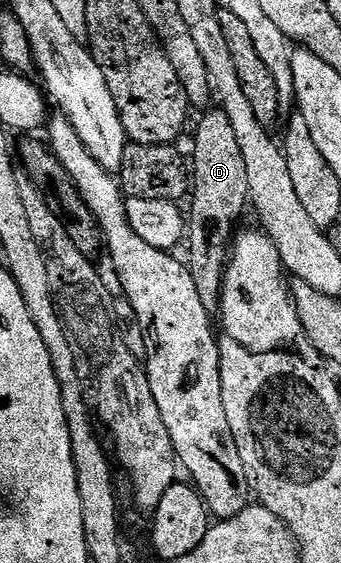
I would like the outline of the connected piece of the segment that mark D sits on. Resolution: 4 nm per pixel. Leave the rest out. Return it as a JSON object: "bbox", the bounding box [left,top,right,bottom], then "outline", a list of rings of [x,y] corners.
{"bbox":[186,108,250,316],"outline":[[[212,108],[205,111],[194,136],[191,173],[192,185],[190,194],[190,210],[186,231],[188,258],[186,265],[192,274],[196,290],[199,291],[200,302],[204,310],[211,316],[221,311],[223,278],[236,226],[244,208],[248,206],[250,191],[248,190],[248,170],[245,169],[244,154],[241,153],[233,131],[232,122],[225,111]]]}

